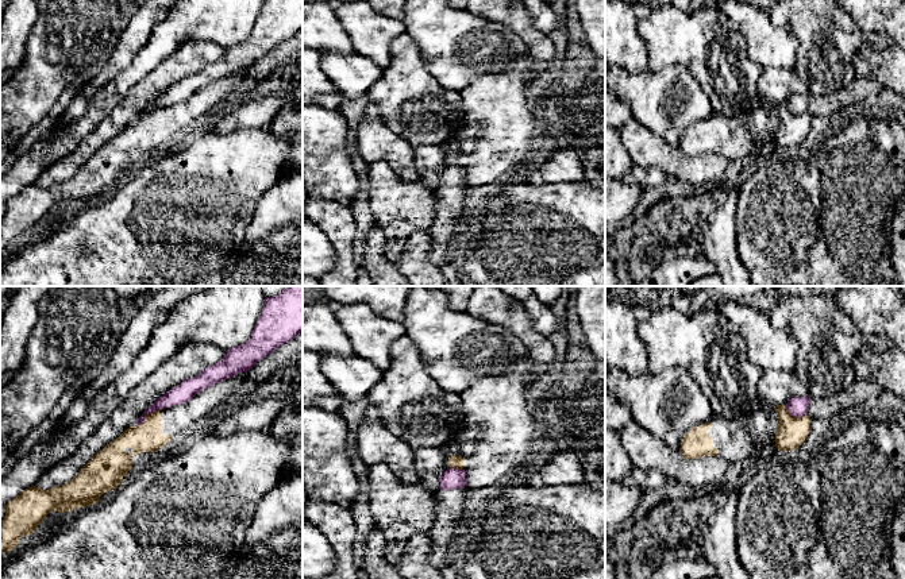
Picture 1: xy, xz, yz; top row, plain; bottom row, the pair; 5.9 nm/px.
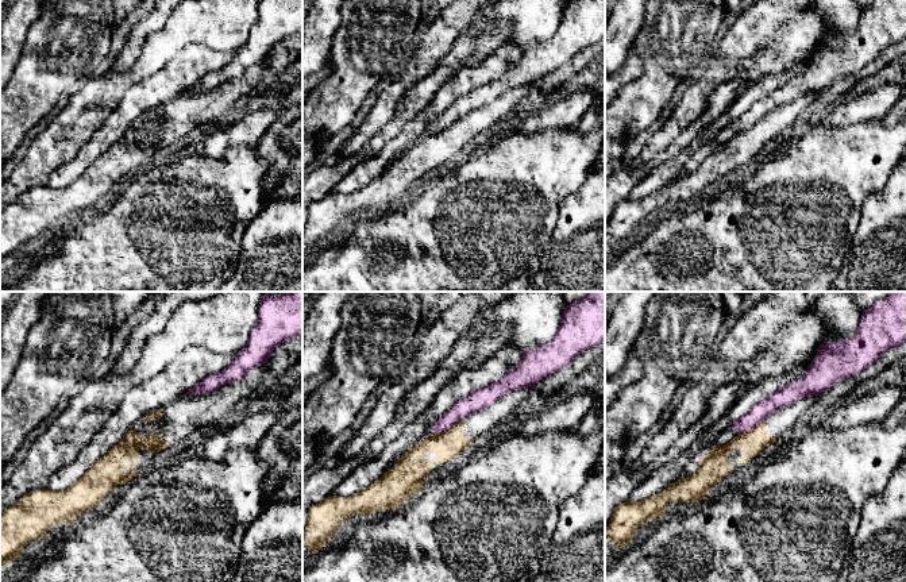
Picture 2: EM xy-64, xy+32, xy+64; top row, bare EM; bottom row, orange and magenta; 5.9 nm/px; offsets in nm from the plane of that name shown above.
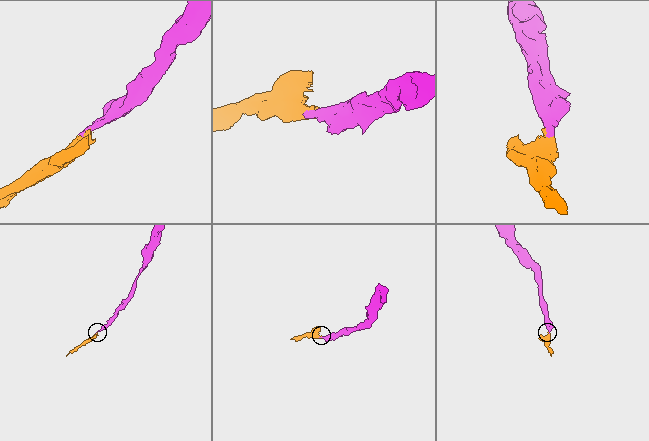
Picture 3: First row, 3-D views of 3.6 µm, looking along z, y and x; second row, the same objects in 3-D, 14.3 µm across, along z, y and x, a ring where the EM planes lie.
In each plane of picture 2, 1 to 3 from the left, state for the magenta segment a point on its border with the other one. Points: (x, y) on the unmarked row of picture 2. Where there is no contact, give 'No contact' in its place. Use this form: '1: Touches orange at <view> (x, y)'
1: No contact
2: Touches orange at xy+32 (450, 126)
3: Touches orange at xy+64 (752, 126)

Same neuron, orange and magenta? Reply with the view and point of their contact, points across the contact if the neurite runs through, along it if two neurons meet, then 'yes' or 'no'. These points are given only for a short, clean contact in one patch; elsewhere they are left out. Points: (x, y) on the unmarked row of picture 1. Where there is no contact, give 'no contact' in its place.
xy (145, 114) | along xy (160, 107), (147, 111), (145, 118), (135, 123) | no

